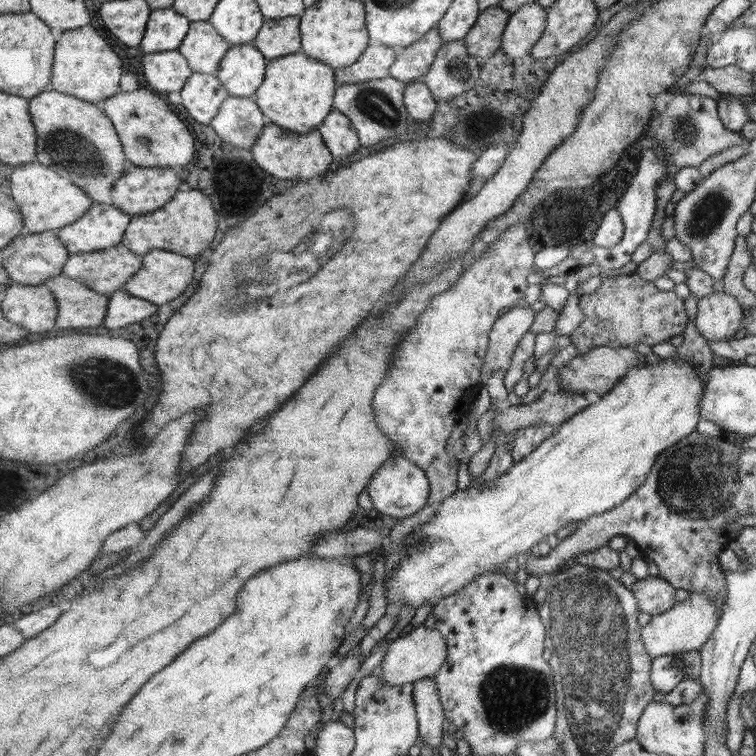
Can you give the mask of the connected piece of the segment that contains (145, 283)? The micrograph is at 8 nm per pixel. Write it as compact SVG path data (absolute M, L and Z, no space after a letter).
M154 250L145 256L145 264L126 284L125 291L143 298L151 303L164 306L176 298L180 298L194 280L196 260L188 255L177 254L176 251Z

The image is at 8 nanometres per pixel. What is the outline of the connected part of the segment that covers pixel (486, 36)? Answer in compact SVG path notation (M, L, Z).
M500 5L488 8L466 37L470 54L482 60L494 57L503 48L505 32L513 14Z

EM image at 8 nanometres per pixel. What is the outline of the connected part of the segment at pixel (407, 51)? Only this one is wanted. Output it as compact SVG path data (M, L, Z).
M439 28L432 29L421 41L400 51L392 77L402 79L406 84L421 80L433 68L445 43L442 31Z

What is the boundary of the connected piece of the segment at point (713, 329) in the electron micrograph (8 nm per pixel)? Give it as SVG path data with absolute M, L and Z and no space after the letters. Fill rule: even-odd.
M719 287L700 298L697 308L694 322L707 341L730 339L740 329L742 306Z

